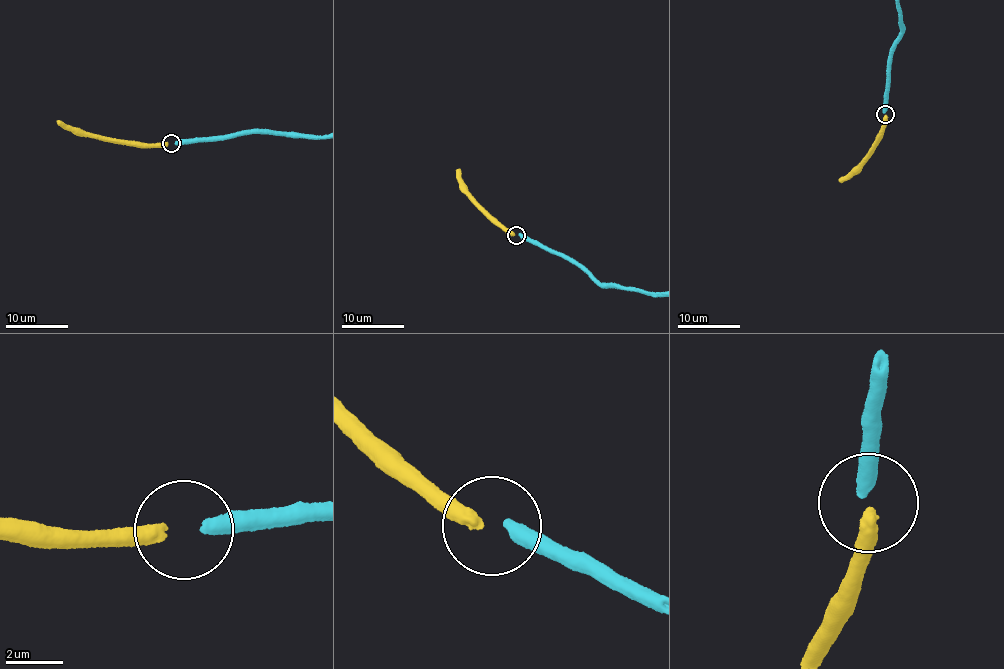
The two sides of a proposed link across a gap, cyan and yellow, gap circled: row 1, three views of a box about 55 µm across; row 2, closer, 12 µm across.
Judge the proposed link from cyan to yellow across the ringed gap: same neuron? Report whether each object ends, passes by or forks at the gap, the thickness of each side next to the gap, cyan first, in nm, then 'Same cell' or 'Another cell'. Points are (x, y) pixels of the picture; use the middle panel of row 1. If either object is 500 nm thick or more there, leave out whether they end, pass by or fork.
At the ring cyan ends. At the ring yellow ends. Thickness 440 nm (cyan) against 460 nm. Same cell

